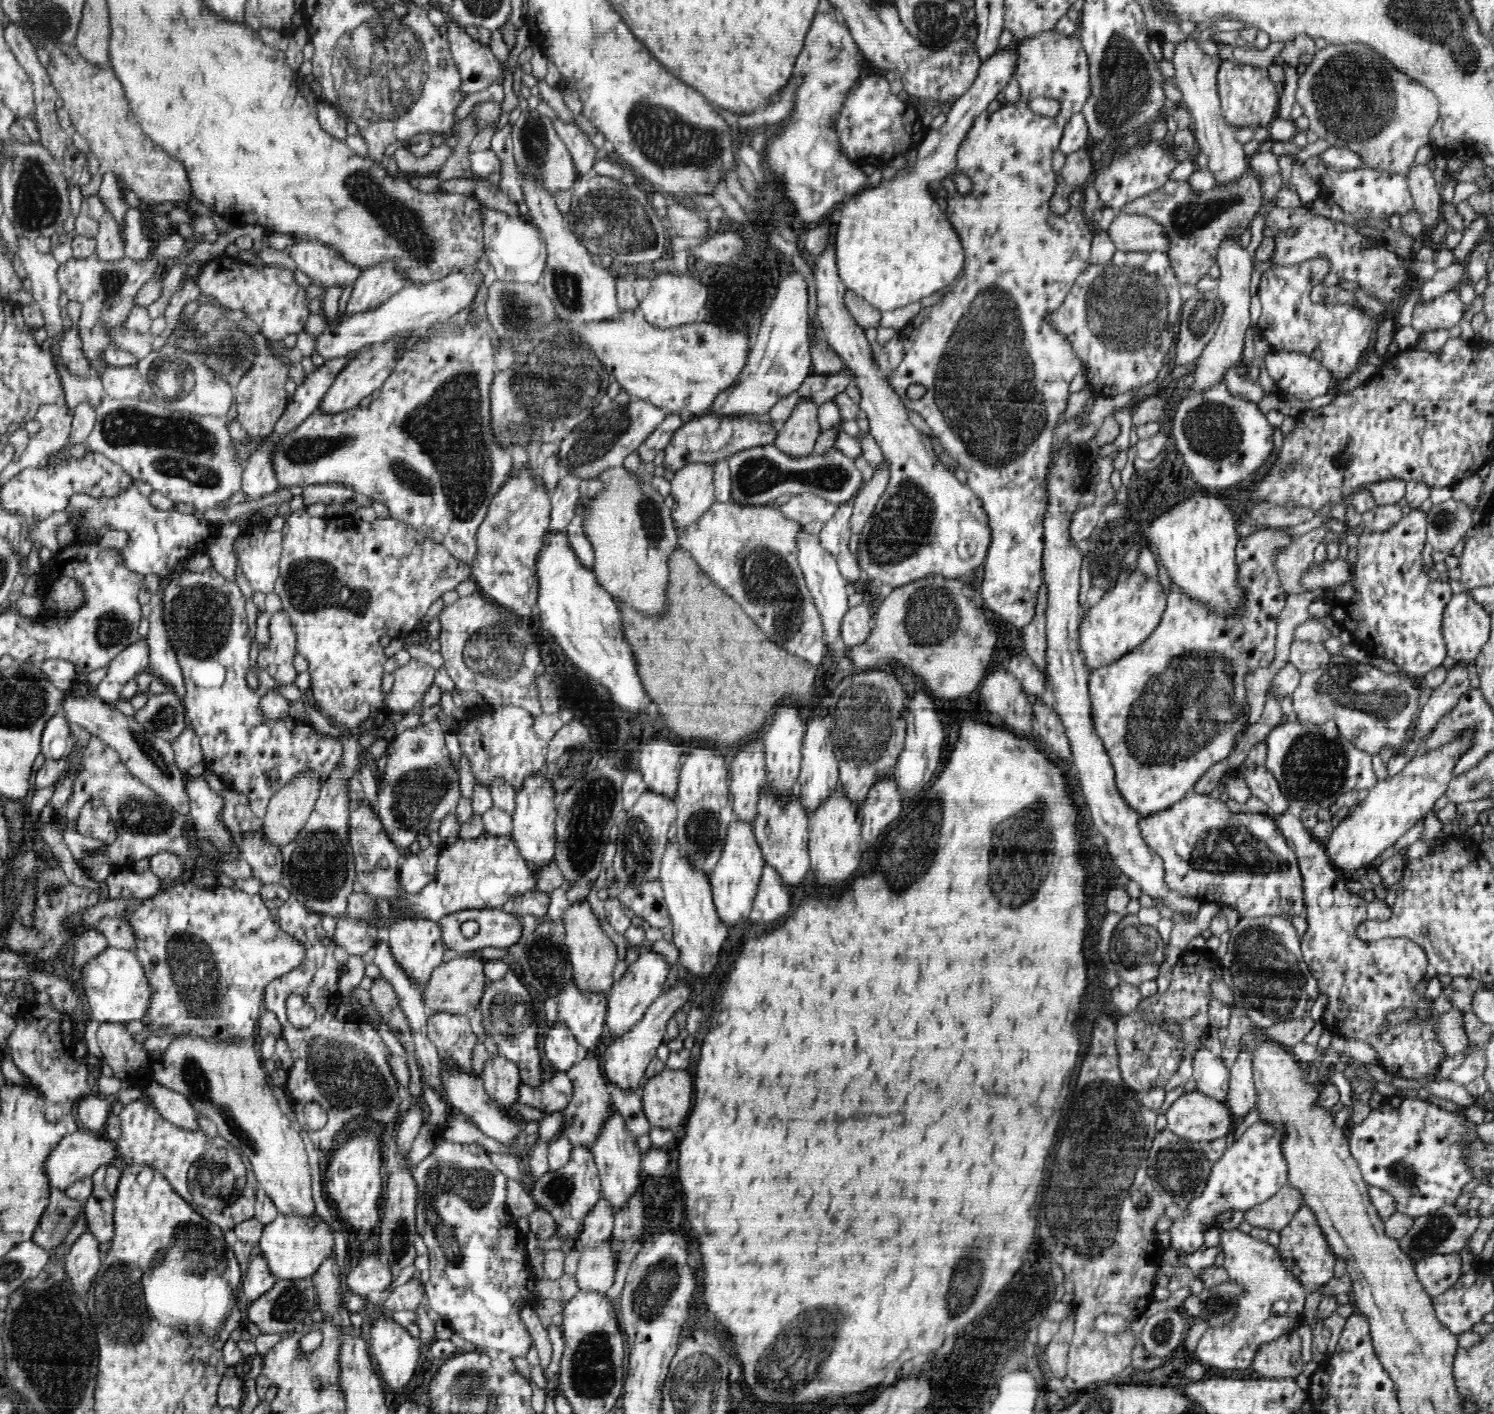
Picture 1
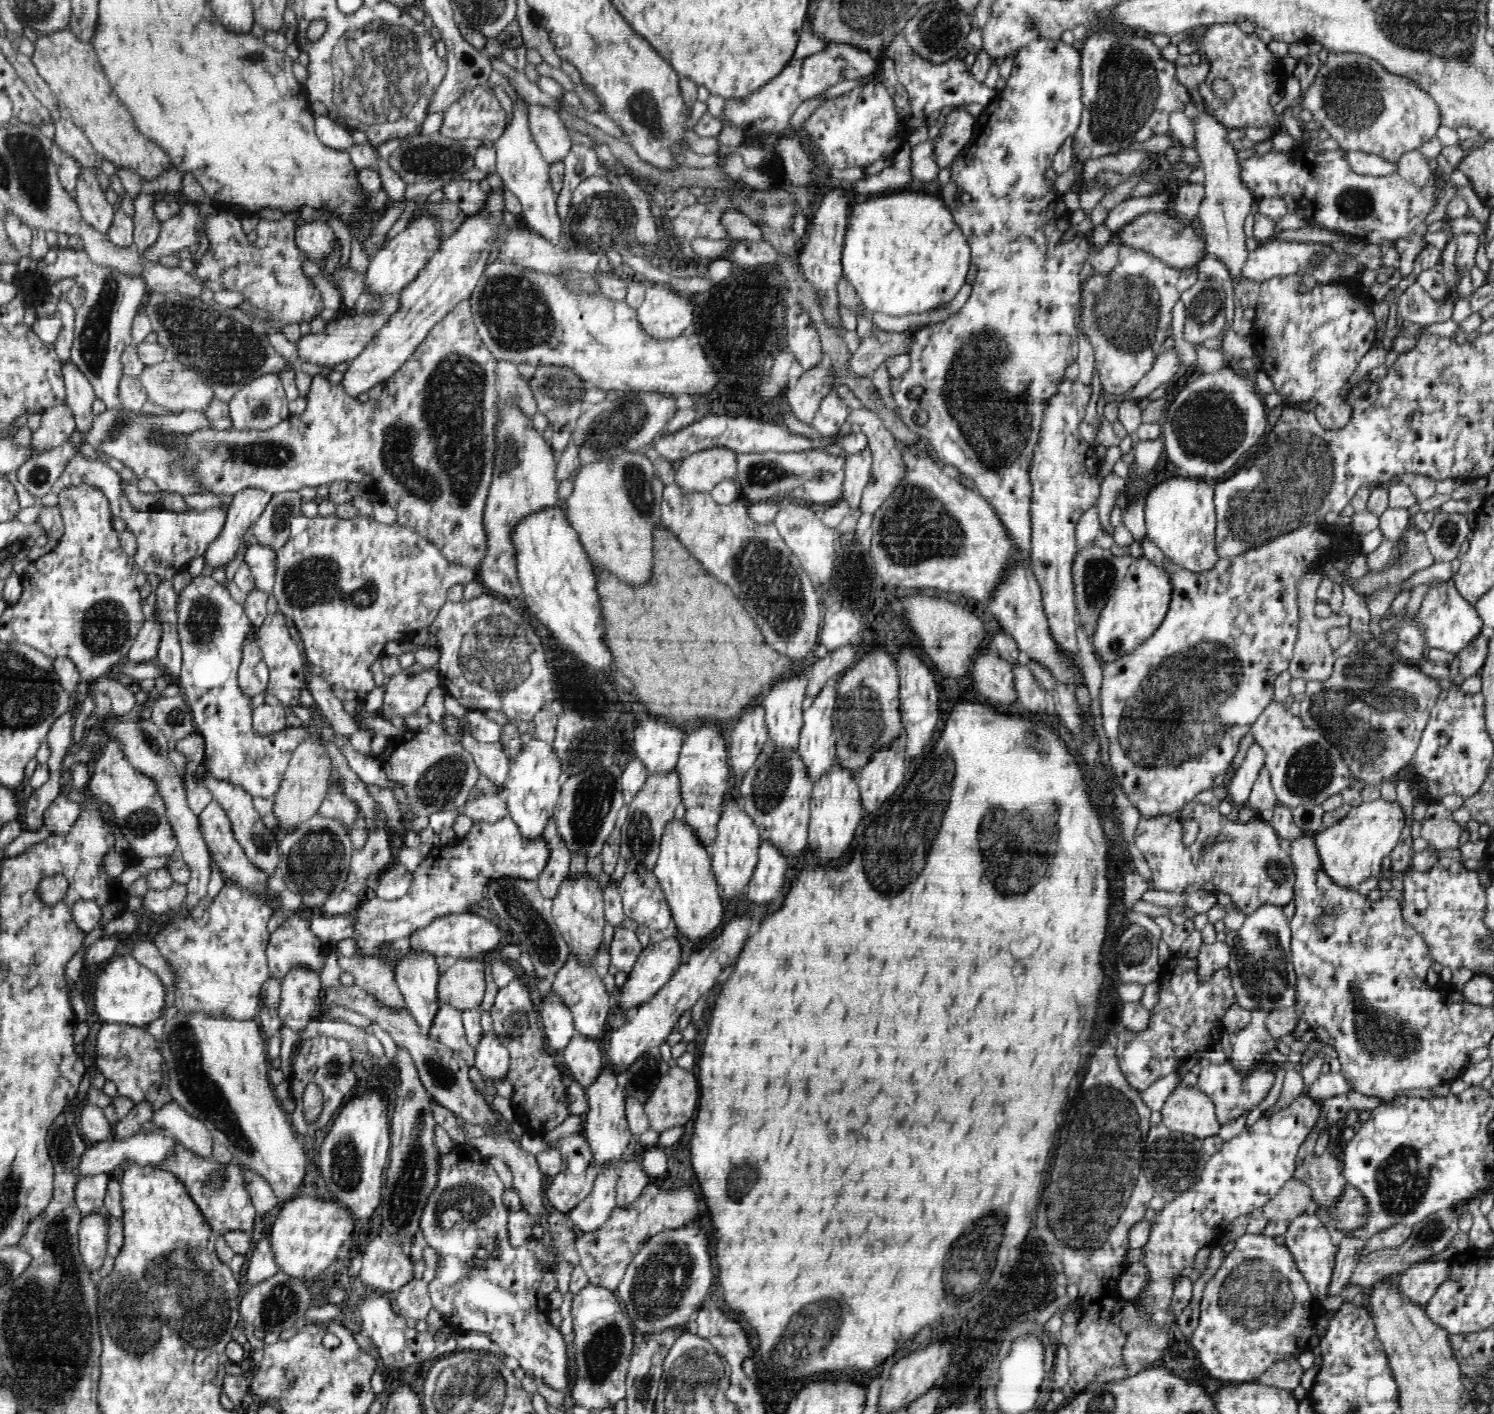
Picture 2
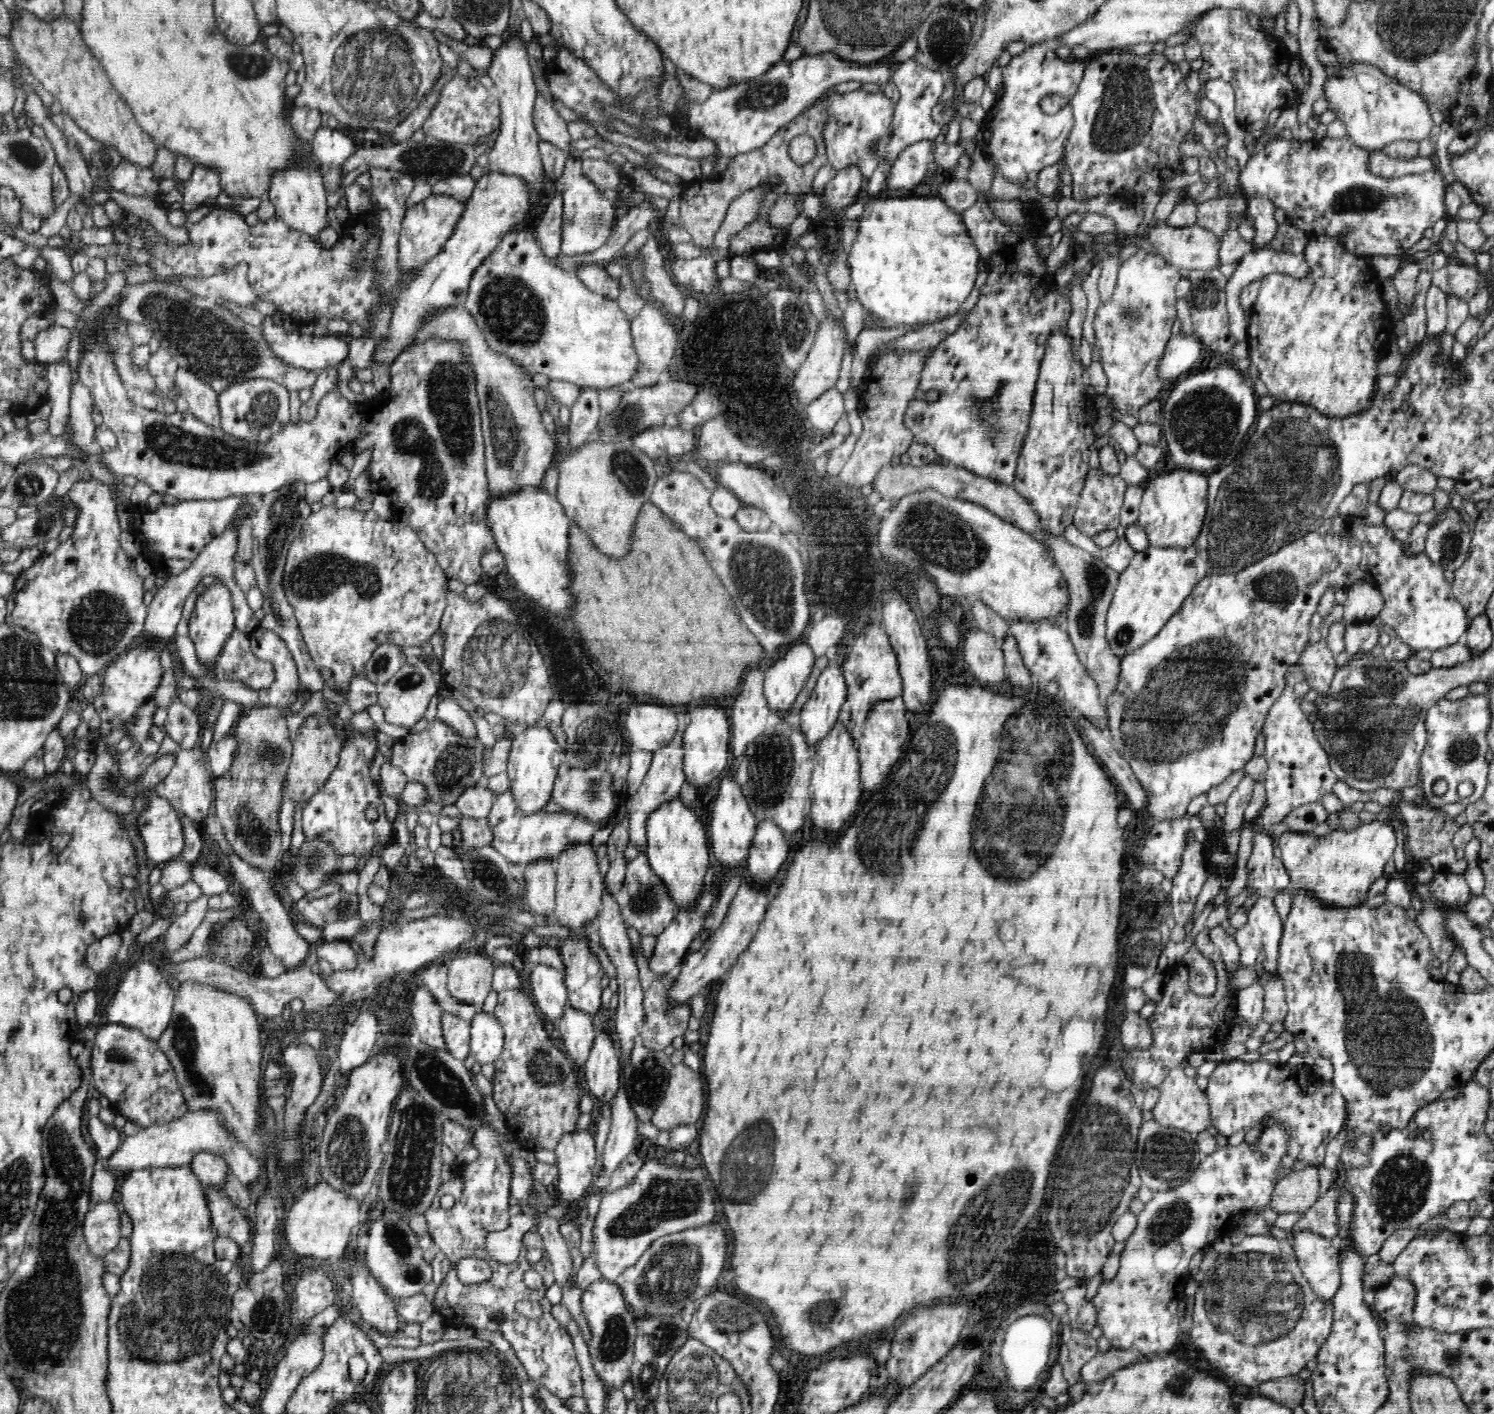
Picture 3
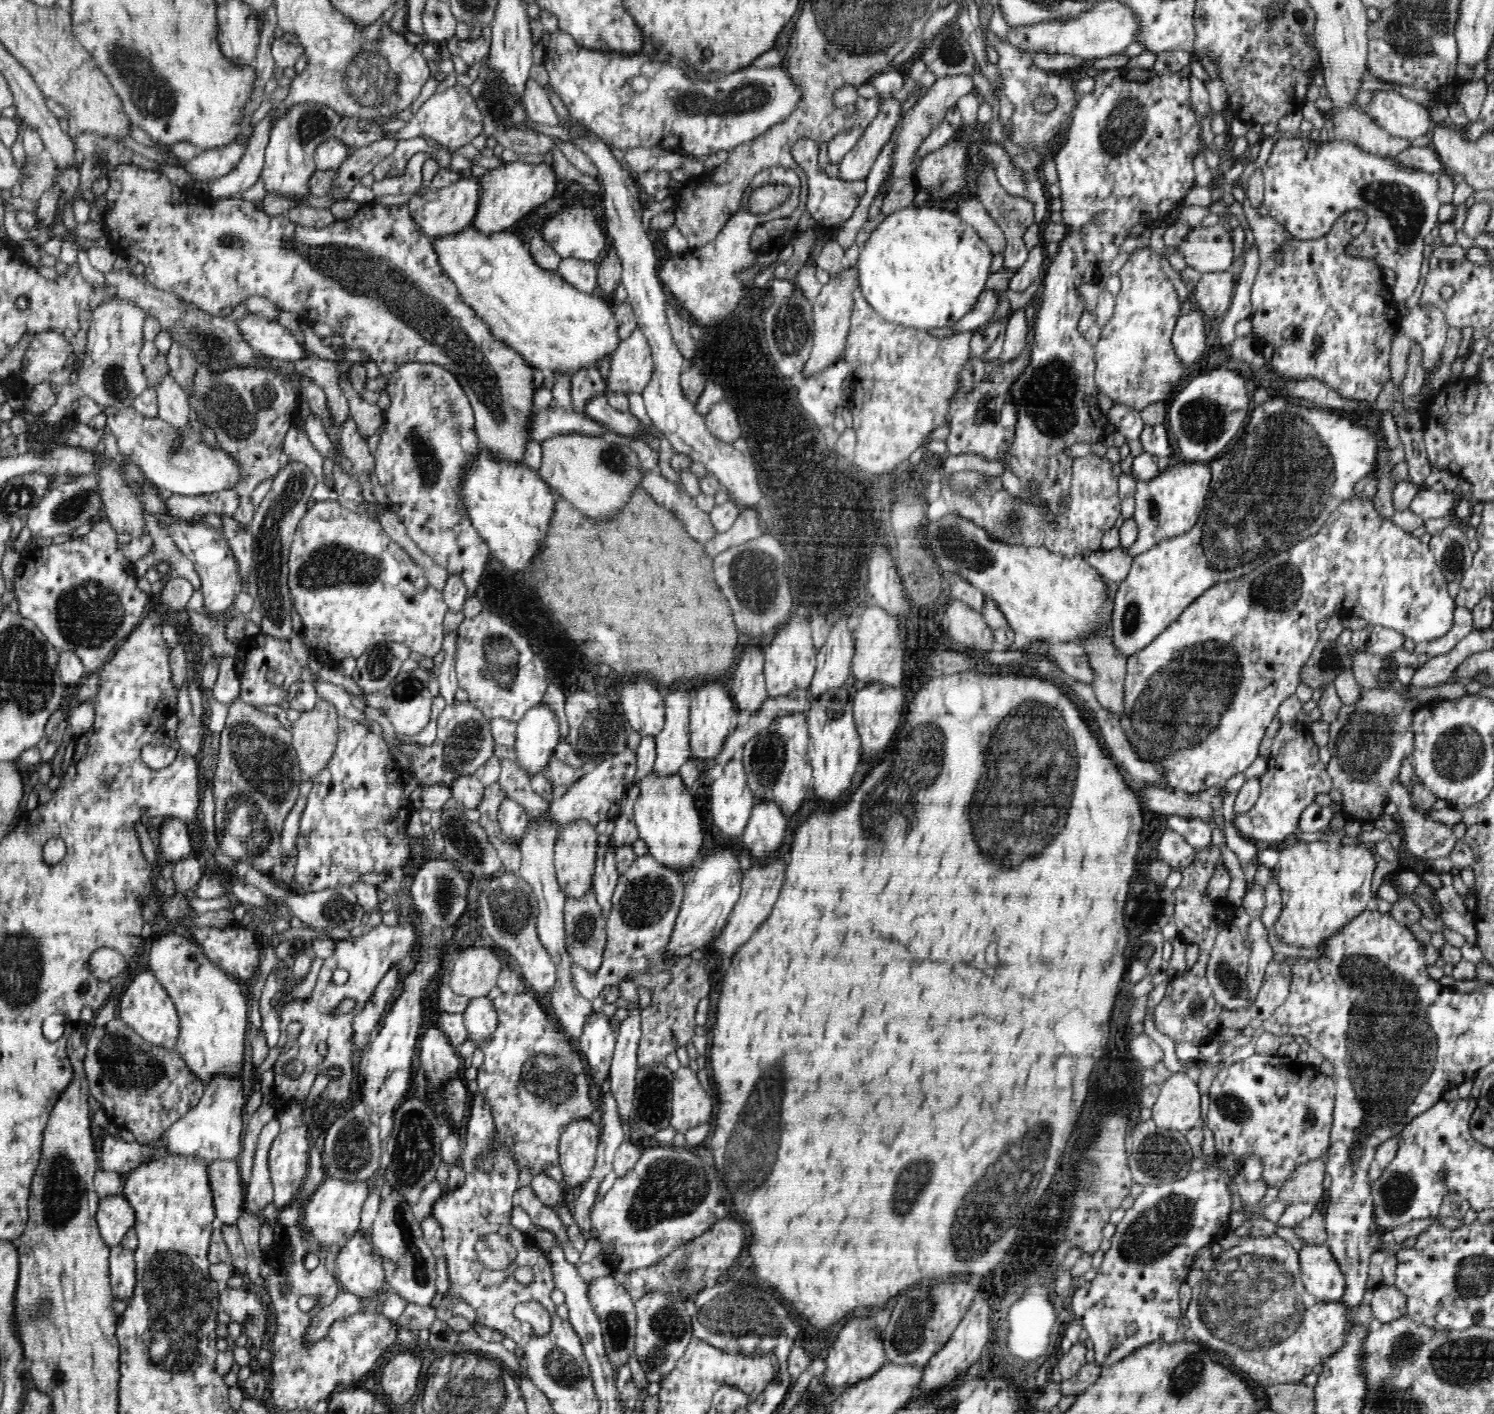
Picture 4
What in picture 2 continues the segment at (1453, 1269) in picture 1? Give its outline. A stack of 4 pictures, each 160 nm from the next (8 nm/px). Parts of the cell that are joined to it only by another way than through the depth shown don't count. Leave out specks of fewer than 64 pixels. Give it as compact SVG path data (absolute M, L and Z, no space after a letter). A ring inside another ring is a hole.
M1448 1260L1422 1261L1408 1267L1400 1275L1400 1291L1410 1296L1412 1302L1426 1305L1444 1280L1450 1278L1451 1263Z

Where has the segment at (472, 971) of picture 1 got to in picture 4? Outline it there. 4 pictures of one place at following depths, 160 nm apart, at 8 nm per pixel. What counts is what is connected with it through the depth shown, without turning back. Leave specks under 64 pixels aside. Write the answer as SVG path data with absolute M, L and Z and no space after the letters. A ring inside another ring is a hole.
M474 950L470 954L458 954L454 970L450 974L450 986L458 996L480 999L487 996L497 984L499 972L503 968L497 953Z

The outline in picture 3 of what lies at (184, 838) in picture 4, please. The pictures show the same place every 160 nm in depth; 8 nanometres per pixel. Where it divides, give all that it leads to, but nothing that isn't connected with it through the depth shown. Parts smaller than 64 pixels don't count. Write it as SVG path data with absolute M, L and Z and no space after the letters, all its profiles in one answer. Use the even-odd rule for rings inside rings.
M150 796L150 808L138 818L138 830L144 838L149 860L163 865L180 857L184 850L184 830L171 802L159 796Z

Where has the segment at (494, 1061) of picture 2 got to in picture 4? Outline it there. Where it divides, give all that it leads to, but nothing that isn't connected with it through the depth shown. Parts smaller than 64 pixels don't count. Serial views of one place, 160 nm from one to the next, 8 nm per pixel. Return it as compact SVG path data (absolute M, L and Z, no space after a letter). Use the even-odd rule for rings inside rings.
M487 996L469 999L462 1013L468 1037L477 1046L476 1049L490 1043L492 1034L498 1030L498 1016L493 1000Z

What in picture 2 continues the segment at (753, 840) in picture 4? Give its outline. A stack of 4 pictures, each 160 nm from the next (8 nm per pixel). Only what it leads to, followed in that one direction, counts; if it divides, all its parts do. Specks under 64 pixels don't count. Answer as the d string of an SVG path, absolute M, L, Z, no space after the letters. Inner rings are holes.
M761 839L759 862L748 883L747 897L754 904L770 904L780 900L780 890L784 886L788 861L772 843Z

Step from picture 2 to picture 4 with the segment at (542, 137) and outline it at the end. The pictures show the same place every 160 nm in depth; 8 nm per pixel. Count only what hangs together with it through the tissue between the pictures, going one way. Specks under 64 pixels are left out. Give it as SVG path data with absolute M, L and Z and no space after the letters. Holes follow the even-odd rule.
M528 80L527 90L524 91L523 106L534 123L557 126L560 121L550 103L547 90L542 88L538 82Z

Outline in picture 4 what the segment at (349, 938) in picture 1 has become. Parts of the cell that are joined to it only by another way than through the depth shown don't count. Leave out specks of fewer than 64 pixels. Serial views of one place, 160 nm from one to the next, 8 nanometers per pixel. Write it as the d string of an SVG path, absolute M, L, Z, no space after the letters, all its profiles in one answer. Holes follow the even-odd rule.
M626 749L600 762L592 772L580 777L552 800L546 817L562 830L566 824L576 819L584 819L597 826L601 820L615 820L620 814L620 804L625 790L636 783L636 751ZM506 796L498 808L498 822L503 834L520 846L521 838L526 834L530 824L527 810Z

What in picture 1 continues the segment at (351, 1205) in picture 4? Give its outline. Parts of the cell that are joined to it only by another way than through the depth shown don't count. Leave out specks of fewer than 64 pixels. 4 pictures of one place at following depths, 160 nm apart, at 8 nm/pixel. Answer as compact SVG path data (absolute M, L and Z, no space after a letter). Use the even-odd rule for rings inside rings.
M279 1214L263 1228L256 1251L265 1259L270 1274L280 1279L308 1279L316 1274L330 1248L334 1248L333 1227L321 1217L316 1222L300 1215Z

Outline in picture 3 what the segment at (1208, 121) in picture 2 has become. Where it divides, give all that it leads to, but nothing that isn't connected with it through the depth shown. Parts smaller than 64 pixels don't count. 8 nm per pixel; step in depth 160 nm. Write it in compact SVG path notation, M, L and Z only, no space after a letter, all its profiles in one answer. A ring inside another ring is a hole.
M1218 196L1214 200L1206 200L1197 206L1197 225L1212 234L1221 242L1223 234L1228 230L1228 214L1244 214L1246 200L1242 196Z

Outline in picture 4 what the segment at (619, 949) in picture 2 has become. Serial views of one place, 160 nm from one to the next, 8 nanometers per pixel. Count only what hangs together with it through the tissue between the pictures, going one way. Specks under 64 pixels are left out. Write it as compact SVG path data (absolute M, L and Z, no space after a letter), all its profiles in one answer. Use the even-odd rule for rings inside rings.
M608 843L606 854L595 860L592 886L596 900L600 907L602 907L602 913L604 913L606 918L611 909L611 898L614 894L619 875L618 869L616 869L616 853L612 849L612 845ZM631 1002L628 1018L618 1024L618 1037L610 1068L610 1096L618 1103L618 1116L627 1122L635 1100L637 1050L642 1030L642 1007Z

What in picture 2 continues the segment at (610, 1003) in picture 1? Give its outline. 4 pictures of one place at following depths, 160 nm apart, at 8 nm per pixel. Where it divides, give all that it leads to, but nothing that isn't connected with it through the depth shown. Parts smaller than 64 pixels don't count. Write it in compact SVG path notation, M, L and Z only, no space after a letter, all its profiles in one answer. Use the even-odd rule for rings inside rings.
M678 933L660 942L650 943L646 949L640 953L636 964L627 976L626 986L616 992L616 1002L620 1008L630 1008L630 1006L642 1006L647 1003L671 978L682 964L682 944L678 941Z

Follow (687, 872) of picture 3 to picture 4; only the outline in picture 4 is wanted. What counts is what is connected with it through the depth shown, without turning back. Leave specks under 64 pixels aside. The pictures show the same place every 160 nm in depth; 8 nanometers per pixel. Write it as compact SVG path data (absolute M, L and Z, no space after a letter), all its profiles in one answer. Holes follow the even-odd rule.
M650 771L637 785L640 794L634 805L633 817L639 838L646 841L649 854L661 866L675 874L686 875L706 851L706 848L702 848L704 836L700 828L700 816L694 807L694 796L679 774L670 778L655 778Z

